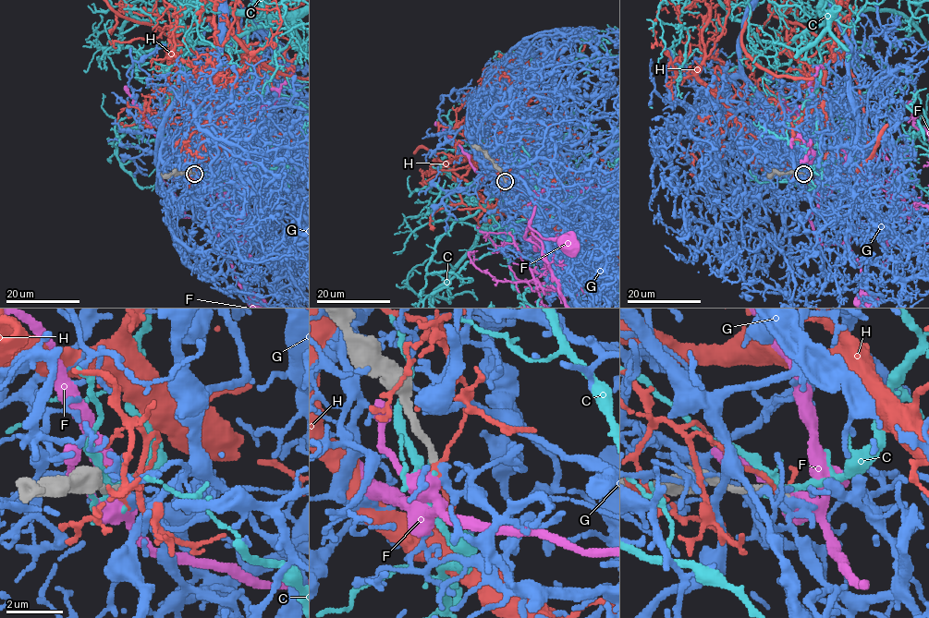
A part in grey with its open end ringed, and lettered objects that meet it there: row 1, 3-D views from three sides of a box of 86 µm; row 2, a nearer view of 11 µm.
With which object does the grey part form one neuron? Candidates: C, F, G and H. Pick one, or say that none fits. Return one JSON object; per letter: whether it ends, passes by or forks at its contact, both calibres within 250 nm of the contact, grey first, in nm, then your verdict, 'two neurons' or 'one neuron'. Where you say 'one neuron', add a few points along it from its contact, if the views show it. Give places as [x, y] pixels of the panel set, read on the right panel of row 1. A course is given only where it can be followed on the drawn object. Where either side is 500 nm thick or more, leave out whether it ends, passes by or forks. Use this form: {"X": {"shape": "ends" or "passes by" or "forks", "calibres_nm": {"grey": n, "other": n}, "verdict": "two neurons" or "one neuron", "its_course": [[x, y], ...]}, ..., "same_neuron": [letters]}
{"C": {"shape": "forks", "calibres_nm": {"grey": 220, "other": 160}, "verdict": "two neurons"}, "F": {"shape": "forks", "calibres_nm": {"grey": 220, "other": 400}, "verdict": "two neurons"}, "G": {"shape": "forks", "calibres_nm": {"grey": 240, "other": 200}, "verdict": "two neurons"}, "H": {"shape": "passes by", "calibres_nm": {"grey": 240, "other": 160}, "verdict": "two neurons"}, "same_neuron": []}

